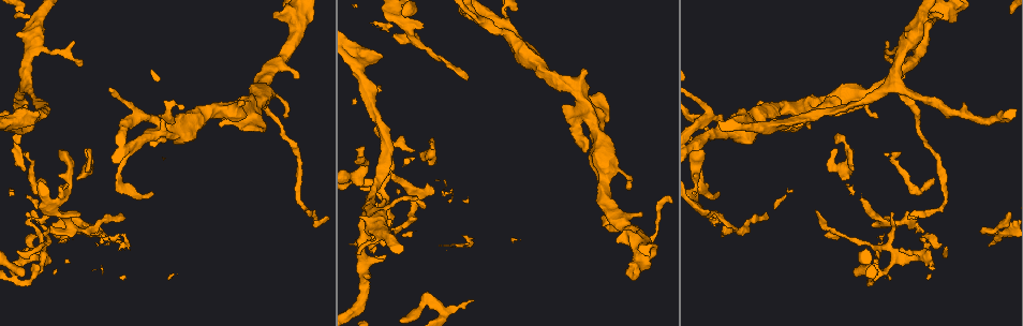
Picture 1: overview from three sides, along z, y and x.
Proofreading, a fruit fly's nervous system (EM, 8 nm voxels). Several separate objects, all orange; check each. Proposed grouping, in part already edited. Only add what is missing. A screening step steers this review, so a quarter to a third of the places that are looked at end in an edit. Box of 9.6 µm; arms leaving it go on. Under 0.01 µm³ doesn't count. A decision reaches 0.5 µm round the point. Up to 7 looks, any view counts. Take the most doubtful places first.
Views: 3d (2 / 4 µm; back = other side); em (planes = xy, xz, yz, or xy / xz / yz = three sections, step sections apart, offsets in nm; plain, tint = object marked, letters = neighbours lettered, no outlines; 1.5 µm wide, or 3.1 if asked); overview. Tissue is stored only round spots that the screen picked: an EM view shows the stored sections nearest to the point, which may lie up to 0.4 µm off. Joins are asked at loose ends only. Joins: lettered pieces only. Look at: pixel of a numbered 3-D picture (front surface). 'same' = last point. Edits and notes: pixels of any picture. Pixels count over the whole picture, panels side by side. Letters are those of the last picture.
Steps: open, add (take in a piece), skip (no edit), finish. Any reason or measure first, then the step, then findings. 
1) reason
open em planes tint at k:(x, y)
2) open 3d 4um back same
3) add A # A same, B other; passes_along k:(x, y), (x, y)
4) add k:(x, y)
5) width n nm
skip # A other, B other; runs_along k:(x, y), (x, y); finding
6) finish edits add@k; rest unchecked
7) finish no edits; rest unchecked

free end
open 3d 4um back at 1:(277, 14)

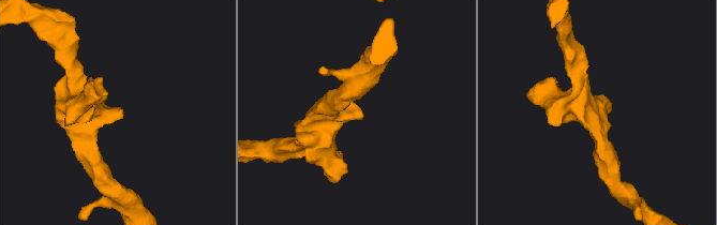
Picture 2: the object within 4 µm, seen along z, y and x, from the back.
now the EM
open em planes letters at 2:(116, 108)

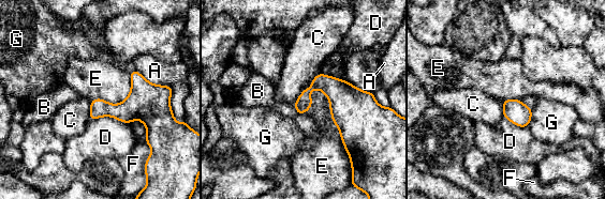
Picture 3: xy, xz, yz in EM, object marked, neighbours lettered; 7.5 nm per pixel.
skip # A other, B other, C other, D other, E other, F other, G other; border 3:(312, 89), (327, 98), (350, 161); none of them fits

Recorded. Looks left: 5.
free end
open 3d 2um at 1:(38, 114)

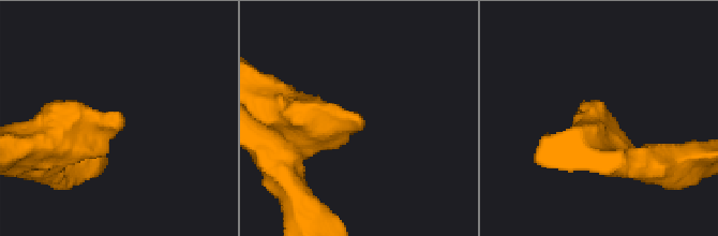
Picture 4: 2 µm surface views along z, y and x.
now the EM
open em xy step 8 letters at 4:(122, 121)

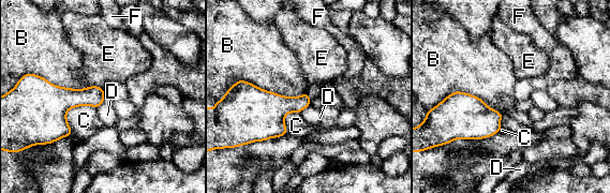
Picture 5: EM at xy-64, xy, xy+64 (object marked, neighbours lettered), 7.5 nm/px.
longest_contact B 550 nm
skip # B other, C other, D other, E other, F other; none of them fits

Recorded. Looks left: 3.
tapers out
open em planes tint at 1:(818, 211)

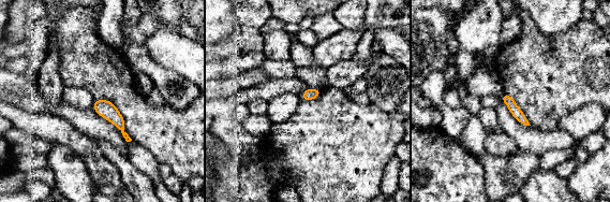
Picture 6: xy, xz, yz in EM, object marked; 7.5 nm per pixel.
see the neighbours
open em planes letters same

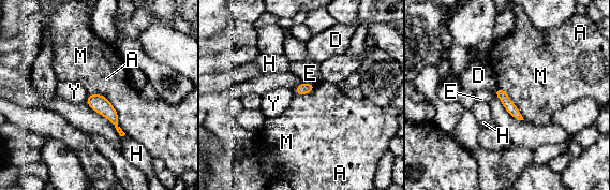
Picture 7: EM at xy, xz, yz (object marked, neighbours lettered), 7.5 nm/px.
width 80 nm
skip # A other, D other, E other, H other, M other, Y other; border 7:(88, 94), (110, 103), (125, 134); no lettered piece goes on from it

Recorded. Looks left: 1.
finish no edits; rest unchecked

